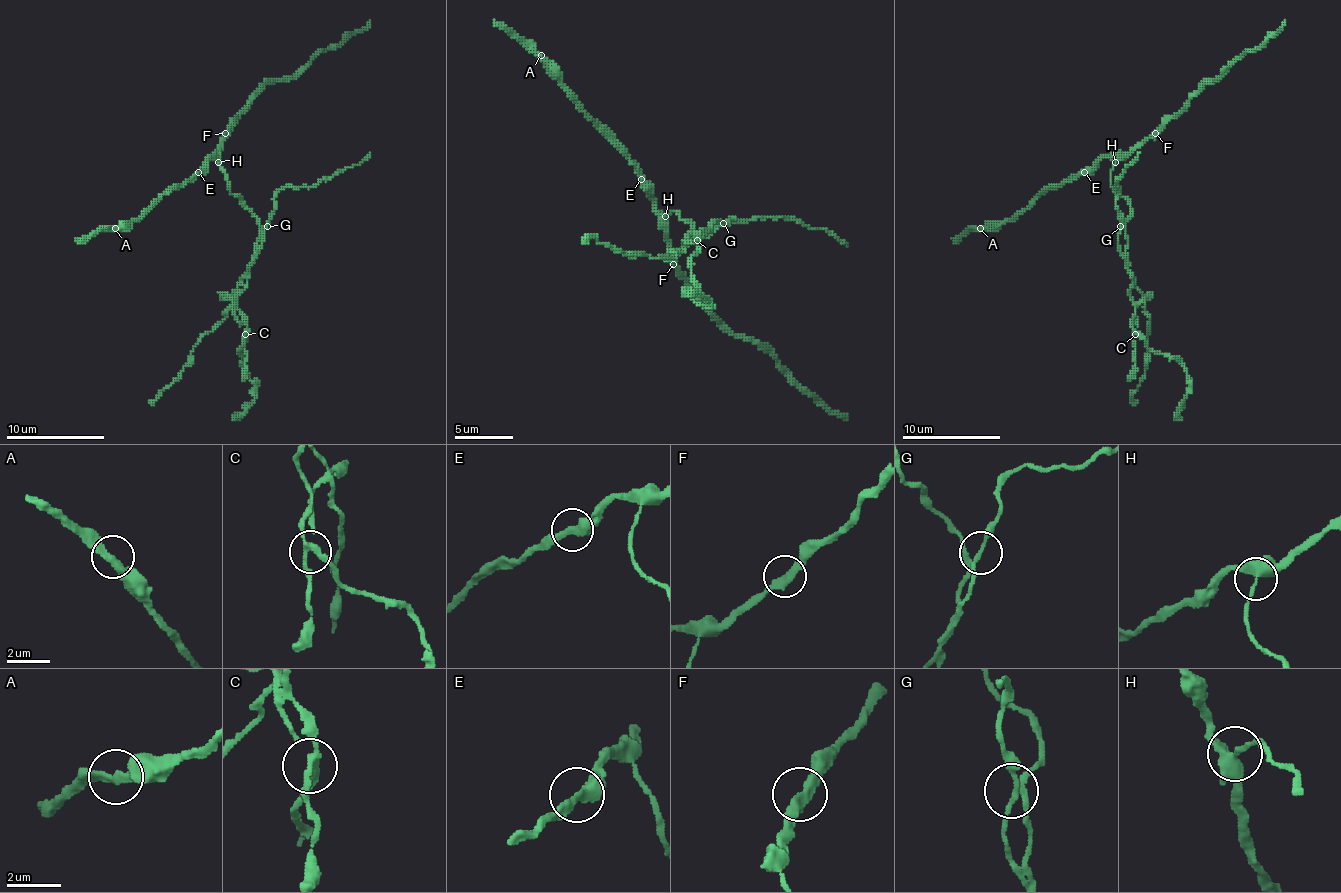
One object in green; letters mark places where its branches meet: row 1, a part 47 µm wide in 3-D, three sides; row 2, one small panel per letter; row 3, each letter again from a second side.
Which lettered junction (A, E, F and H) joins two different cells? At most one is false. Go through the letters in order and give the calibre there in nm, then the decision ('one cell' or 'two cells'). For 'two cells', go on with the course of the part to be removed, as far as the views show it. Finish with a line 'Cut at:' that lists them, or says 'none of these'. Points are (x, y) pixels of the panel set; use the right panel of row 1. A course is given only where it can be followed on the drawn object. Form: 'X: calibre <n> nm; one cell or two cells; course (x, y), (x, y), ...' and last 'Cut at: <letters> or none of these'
A: calibre 340 nm; one cell
E: calibre 360 nm; one cell
F: calibre 360 nm; one cell
H: calibre 360 nm; two cells; course (1115, 162), (1111, 187), (1130, 206), (1125, 260), (1133, 329), (1150, 349), (1179, 361), (1189, 386), (1174, 420)
Cut at: H

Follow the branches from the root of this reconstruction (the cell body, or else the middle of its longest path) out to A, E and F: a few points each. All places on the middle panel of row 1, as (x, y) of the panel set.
A: (676, 214), (673, 211), (665, 217), (656, 208), (656, 199), (638, 167), (579, 105), (576, 96), (541, 55)
E: (676, 214), (673, 211), (665, 217), (656, 208), (653, 193), (641, 179)
F: (676, 214), (673, 211), (668, 217), (668, 255), (673, 264)

